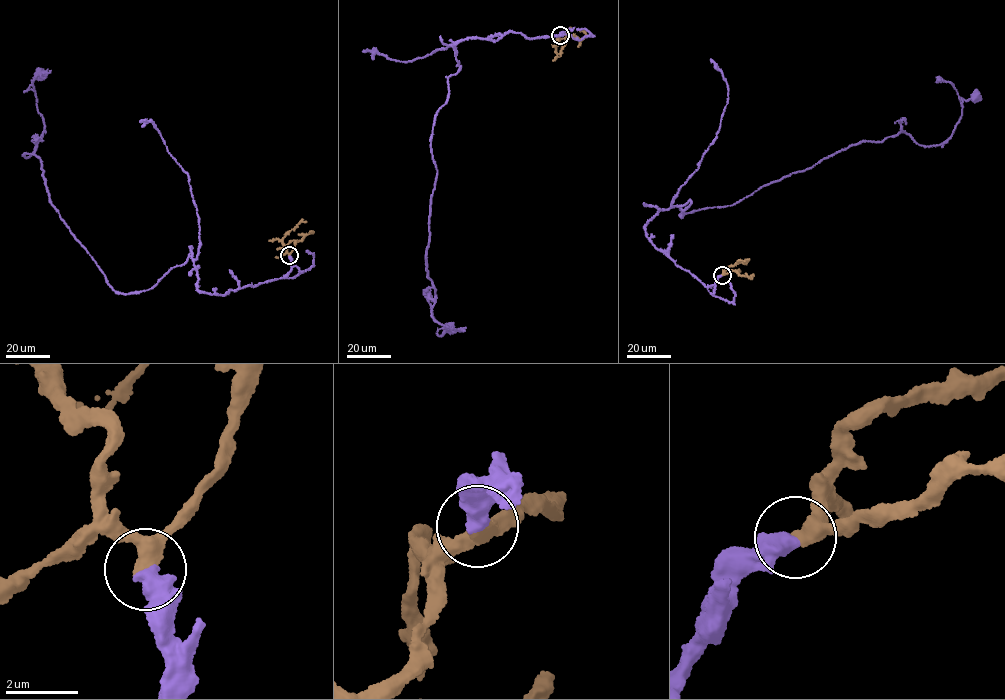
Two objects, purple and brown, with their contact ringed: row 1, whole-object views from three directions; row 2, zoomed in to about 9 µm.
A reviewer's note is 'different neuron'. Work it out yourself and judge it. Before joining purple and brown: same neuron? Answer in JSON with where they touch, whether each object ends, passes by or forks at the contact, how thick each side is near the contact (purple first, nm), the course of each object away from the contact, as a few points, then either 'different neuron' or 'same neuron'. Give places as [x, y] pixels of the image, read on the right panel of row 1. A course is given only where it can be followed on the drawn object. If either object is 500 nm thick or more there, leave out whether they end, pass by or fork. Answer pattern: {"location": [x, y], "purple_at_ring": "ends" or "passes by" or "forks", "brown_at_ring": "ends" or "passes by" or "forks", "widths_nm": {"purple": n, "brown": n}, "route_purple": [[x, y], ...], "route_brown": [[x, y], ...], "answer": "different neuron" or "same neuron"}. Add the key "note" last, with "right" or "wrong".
{"location": [722, 275], "widths_nm": {"purple": 550, "brown": 360}, "route_purple": [[722, 275], [707, 287], [676, 265], [649, 220], [735, 203], [862, 142], [901, 132], [934, 146], [974, 96]], "route_brown": [[722, 275], [726, 267], [744, 260]], "answer": "same neuron", "note": "wrong"}

